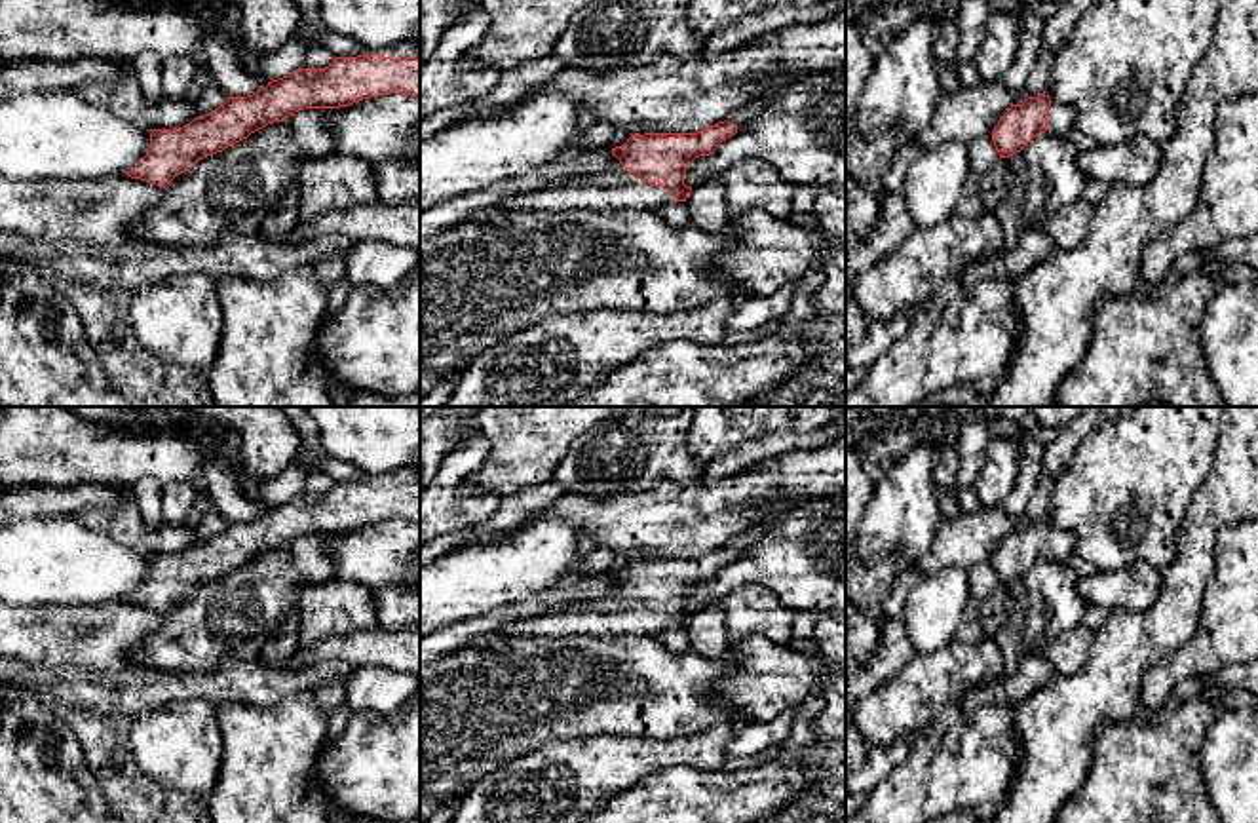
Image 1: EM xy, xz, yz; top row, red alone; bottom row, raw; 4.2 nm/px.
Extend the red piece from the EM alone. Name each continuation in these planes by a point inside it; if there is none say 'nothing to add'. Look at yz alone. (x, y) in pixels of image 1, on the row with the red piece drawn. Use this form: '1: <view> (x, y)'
1: yz (1061, 116)

